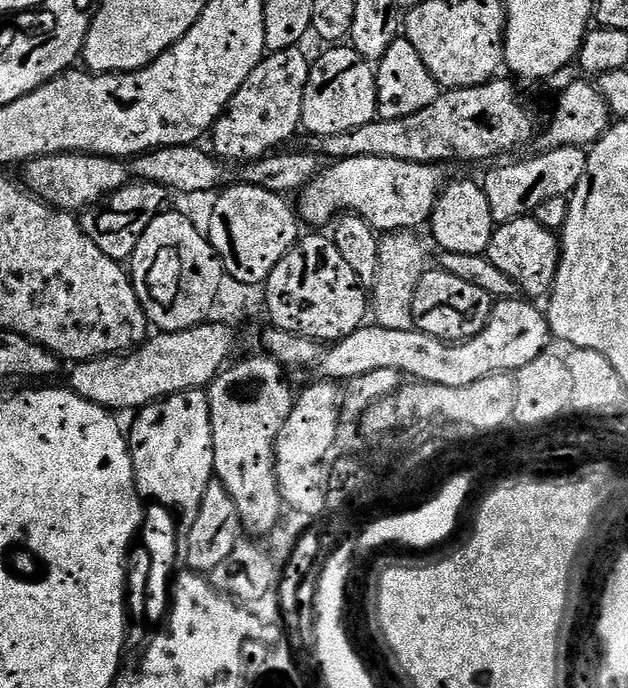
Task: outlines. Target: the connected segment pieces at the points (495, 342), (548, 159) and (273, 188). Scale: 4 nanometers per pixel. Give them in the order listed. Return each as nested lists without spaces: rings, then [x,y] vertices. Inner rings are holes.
[[[500,298],[493,303],[492,313],[486,322],[486,326],[474,338],[459,342],[439,340],[425,332],[410,330],[386,330],[374,322],[365,323],[358,330],[346,334],[346,338],[335,341],[332,348],[323,353],[318,361],[318,369],[325,381],[347,382],[358,380],[366,374],[383,374],[383,372],[401,372],[413,381],[429,386],[470,386],[470,382],[478,382],[487,376],[501,374],[515,374],[522,370],[522,366],[530,366],[534,358],[538,358],[544,352],[549,351],[554,337],[552,328],[548,325],[547,315],[535,308],[533,301],[528,298]]]
[[[566,146],[550,148],[532,156],[529,160],[520,160],[517,164],[504,164],[501,168],[492,168],[482,179],[486,202],[490,202],[490,214],[493,225],[499,226],[517,220],[520,216],[535,213],[546,198],[568,196],[578,186],[586,170],[588,152],[583,148]]]
[[[183,144],[177,148],[157,148],[151,152],[145,152],[143,156],[135,157],[131,164],[133,177],[136,180],[149,180],[155,184],[162,184],[173,193],[212,191],[215,193],[225,182],[232,181],[237,184],[258,186],[262,190],[270,190],[271,192],[281,194],[292,192],[294,194],[301,188],[305,188],[315,176],[320,175],[322,160],[316,153],[307,150],[284,151],[288,150],[277,150],[263,156],[261,160],[232,162],[225,166],[211,151],[208,151],[209,153],[203,152],[200,146]],[[223,180],[228,181],[223,182]]]

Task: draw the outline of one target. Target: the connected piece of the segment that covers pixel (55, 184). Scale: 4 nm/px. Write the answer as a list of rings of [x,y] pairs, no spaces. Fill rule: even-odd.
[[[60,152],[56,156],[37,156],[36,159],[27,161],[22,180],[28,191],[40,199],[64,212],[76,214],[129,183],[128,168],[124,164],[127,163],[123,159],[114,156]]]

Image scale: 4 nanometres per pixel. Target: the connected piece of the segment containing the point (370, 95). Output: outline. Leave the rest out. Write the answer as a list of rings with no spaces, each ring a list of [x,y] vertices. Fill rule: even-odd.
[[[328,46],[320,57],[311,61],[308,81],[302,98],[302,118],[300,123],[305,133],[314,136],[342,134],[342,130],[354,130],[366,126],[366,122],[377,119],[378,90],[376,89],[376,68],[373,61],[364,59],[351,46]]]

